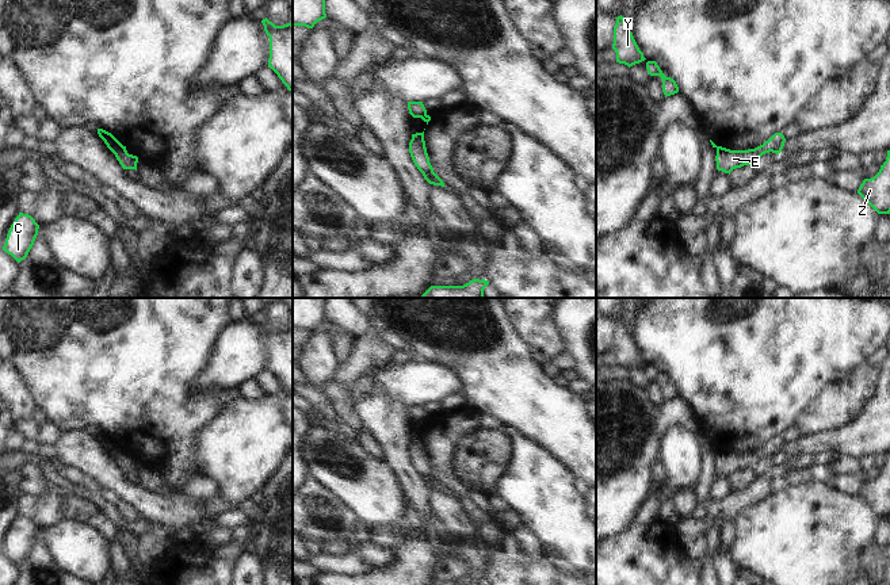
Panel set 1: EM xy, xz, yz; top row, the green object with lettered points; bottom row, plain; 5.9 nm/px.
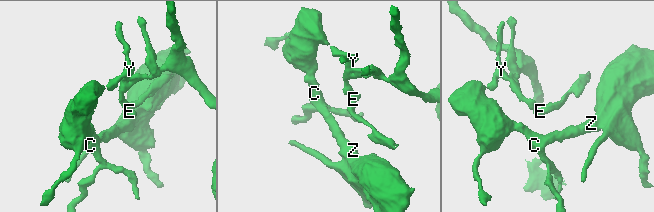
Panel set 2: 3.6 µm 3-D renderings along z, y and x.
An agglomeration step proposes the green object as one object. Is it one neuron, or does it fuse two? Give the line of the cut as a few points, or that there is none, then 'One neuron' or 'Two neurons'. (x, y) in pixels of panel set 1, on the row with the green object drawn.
Split along xy (123, 146), (114, 153). Two neurons.

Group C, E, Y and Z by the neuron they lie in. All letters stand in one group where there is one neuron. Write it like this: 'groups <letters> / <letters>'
groups C Y Z / E

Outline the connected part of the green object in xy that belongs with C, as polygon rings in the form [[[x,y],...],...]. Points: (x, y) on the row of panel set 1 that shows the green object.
[[[19,213],[8,230],[3,251],[20,263],[33,248],[38,229],[39,225],[31,215]]]

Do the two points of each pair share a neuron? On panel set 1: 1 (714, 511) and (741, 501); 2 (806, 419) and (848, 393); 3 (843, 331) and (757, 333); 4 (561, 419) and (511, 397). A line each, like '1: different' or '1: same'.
1: same
2: same
3: same
4: same

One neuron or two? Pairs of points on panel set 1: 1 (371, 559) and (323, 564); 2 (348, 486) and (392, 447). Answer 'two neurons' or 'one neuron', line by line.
1: one neuron
2: two neurons

